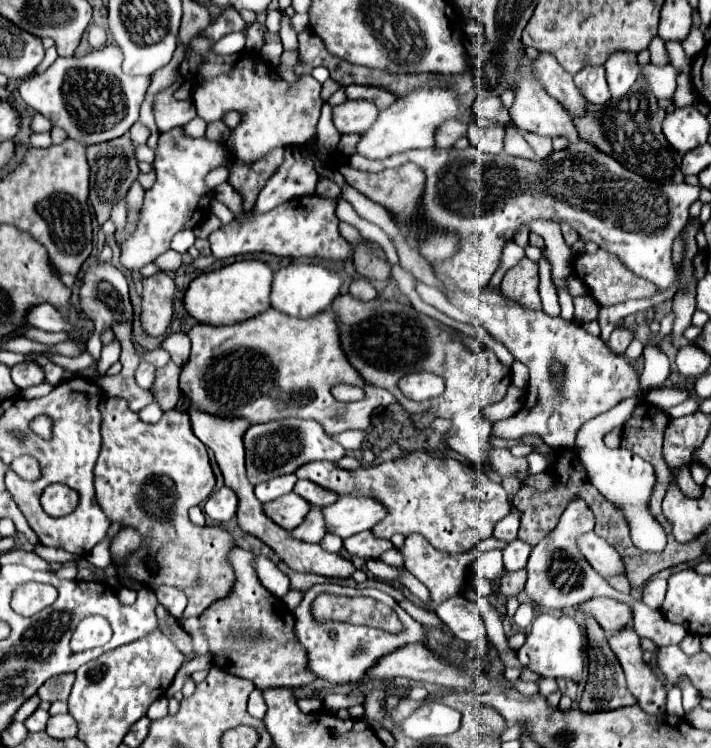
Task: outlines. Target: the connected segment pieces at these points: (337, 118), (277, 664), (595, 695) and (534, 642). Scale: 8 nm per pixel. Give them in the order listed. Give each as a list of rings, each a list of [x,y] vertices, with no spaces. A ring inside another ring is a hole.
[[[346,101],[334,107],[334,125],[340,133],[366,133],[378,117],[380,109],[372,101]]]
[[[240,547],[228,553],[228,563],[234,569],[236,581],[228,593],[228,597],[214,601],[202,615],[200,621],[204,625],[204,633],[210,643],[210,657],[212,663],[228,669],[228,673],[250,679],[256,689],[264,691],[270,687],[304,687],[312,683],[316,677],[308,673],[306,667],[306,653],[296,645],[294,635],[294,615],[282,599],[276,599],[272,593],[260,585],[256,571],[252,569],[252,553]],[[234,625],[246,625],[254,631],[260,631],[260,641],[252,649],[244,649],[244,645],[236,645],[236,641],[228,641],[228,635],[234,631]]]
[[[584,615],[586,619],[586,639],[588,639],[588,681],[586,687],[582,691],[580,697],[580,709],[592,711],[592,709],[616,709],[616,707],[624,707],[624,705],[636,705],[636,697],[628,691],[626,687],[626,679],[624,679],[624,671],[620,667],[620,661],[616,659],[614,651],[608,645],[608,637],[604,633],[604,629],[594,621],[594,617]]]
[[[542,611],[532,621],[532,629],[526,637],[526,643],[518,649],[518,657],[524,665],[528,665],[530,671],[539,673],[541,676],[568,678],[578,681],[584,669],[584,631],[582,627],[568,615],[554,617],[552,613]]]

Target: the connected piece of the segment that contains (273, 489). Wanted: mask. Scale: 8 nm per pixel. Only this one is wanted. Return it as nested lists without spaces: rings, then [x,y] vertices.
[[[288,475],[288,477],[276,477],[272,481],[264,481],[260,485],[254,487],[254,493],[256,497],[262,501],[262,503],[268,503],[268,501],[274,501],[286,493],[292,491],[296,483],[296,475]]]

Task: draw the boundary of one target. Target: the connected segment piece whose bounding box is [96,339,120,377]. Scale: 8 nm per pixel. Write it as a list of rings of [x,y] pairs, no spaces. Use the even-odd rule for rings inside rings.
[[[114,339],[110,345],[106,345],[106,347],[102,349],[100,361],[98,361],[98,365],[96,365],[96,375],[98,375],[98,377],[106,375],[106,371],[108,371],[118,359],[120,359],[120,343]]]

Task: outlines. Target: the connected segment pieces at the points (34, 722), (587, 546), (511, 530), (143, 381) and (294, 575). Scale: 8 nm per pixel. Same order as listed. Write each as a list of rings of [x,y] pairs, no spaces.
[[[38,707],[38,709],[36,709],[36,711],[34,711],[26,721],[24,721],[24,725],[26,725],[28,731],[42,731],[42,729],[46,727],[48,717],[50,717],[50,713]]]
[[[588,533],[580,537],[580,551],[584,553],[586,561],[602,575],[602,577],[614,577],[614,575],[626,575],[624,561],[620,553],[612,545],[608,545],[602,537],[596,533]]]
[[[510,513],[508,517],[504,517],[504,521],[500,521],[500,523],[496,525],[494,537],[496,537],[498,541],[508,543],[508,541],[516,539],[516,535],[518,535],[518,525],[520,525],[520,517],[518,517],[516,513]]]
[[[142,359],[140,365],[138,365],[138,369],[136,369],[136,373],[134,373],[134,377],[136,377],[136,383],[142,389],[152,391],[152,385],[154,385],[154,379],[156,379],[156,367],[152,363],[148,363],[148,361]]]
[[[278,563],[278,567],[280,567],[282,573],[286,573],[286,575],[290,577],[290,587],[292,587],[292,589],[298,589],[298,591],[306,591],[306,589],[310,589],[310,587],[316,585],[316,583],[324,583],[324,581],[328,581],[326,577],[320,577],[320,575],[298,573],[298,571],[290,569],[286,563]]]

